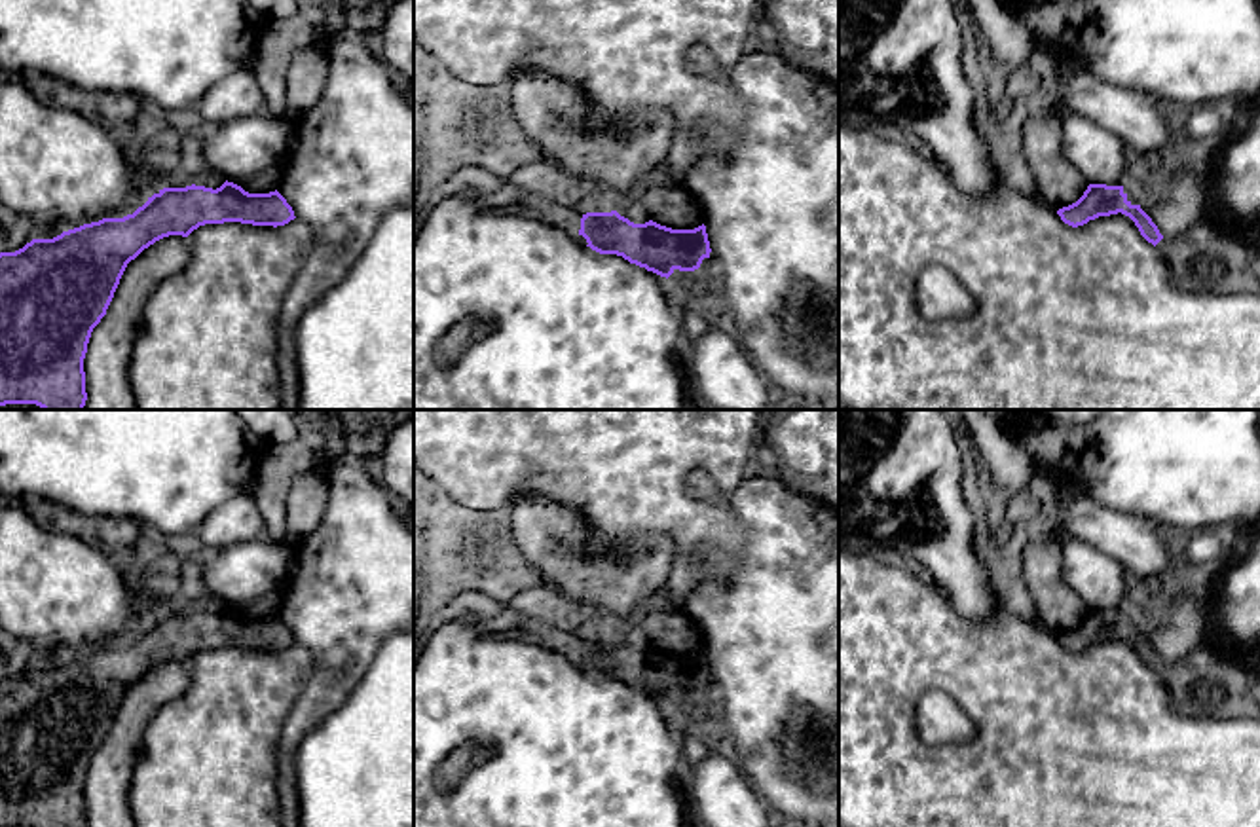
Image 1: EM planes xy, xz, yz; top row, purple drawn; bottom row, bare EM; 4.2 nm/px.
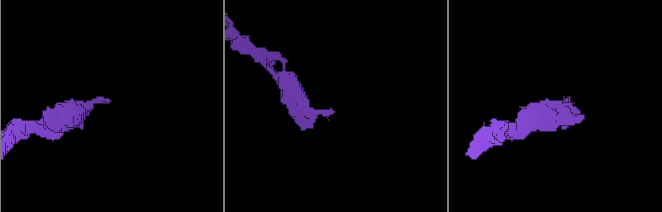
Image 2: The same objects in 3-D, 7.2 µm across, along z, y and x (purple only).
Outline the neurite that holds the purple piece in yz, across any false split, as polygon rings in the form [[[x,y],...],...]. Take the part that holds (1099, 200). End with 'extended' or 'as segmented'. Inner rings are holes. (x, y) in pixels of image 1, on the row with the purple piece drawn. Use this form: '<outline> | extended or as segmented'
[[[1089,184],[1076,203],[1057,211],[1072,228],[1118,212],[1129,216],[1140,235],[1158,248],[1177,288],[1211,294],[1260,292],[1254,243],[1226,222],[1203,222],[1169,241],[1140,205],[1127,199],[1123,186],[1106,184]]] | extended

